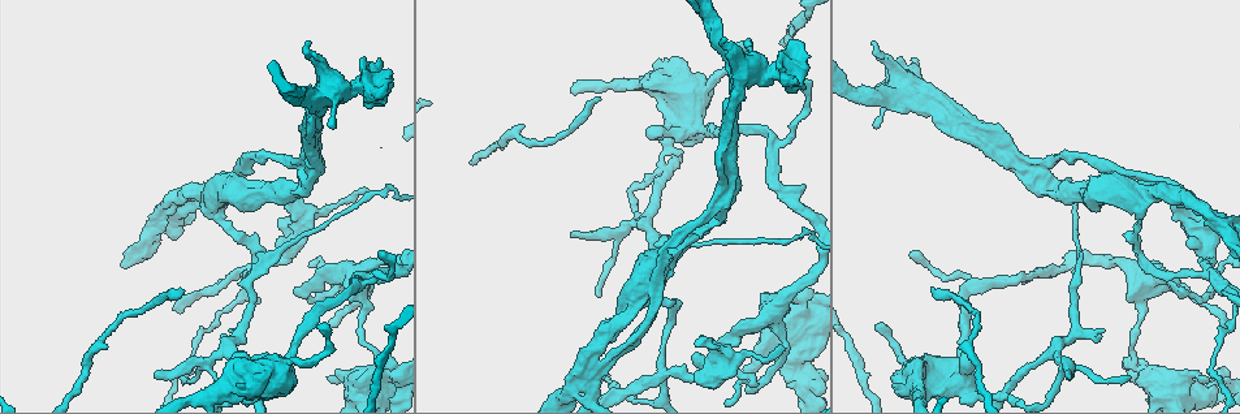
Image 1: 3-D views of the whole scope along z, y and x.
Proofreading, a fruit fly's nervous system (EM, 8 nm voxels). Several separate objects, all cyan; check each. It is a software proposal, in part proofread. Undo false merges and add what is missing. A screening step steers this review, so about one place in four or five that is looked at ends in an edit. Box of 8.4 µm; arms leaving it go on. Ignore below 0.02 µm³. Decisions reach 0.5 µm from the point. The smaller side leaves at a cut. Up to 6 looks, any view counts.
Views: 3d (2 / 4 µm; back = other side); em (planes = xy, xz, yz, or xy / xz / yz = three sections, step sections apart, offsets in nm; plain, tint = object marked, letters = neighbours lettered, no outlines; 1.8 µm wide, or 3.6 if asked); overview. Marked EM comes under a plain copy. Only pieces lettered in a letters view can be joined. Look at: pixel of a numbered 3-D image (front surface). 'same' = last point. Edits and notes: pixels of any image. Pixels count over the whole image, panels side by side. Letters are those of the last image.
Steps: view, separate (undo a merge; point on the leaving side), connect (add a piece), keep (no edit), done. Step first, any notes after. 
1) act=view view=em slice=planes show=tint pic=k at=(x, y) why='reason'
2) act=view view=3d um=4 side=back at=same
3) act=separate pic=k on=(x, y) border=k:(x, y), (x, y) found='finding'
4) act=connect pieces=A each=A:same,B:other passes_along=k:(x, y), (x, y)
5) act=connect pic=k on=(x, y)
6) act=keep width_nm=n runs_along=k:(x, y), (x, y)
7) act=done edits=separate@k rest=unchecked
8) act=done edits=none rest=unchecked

act=view view=em slice=planes show=tint pic=1 at=(879, 84) why='free end'

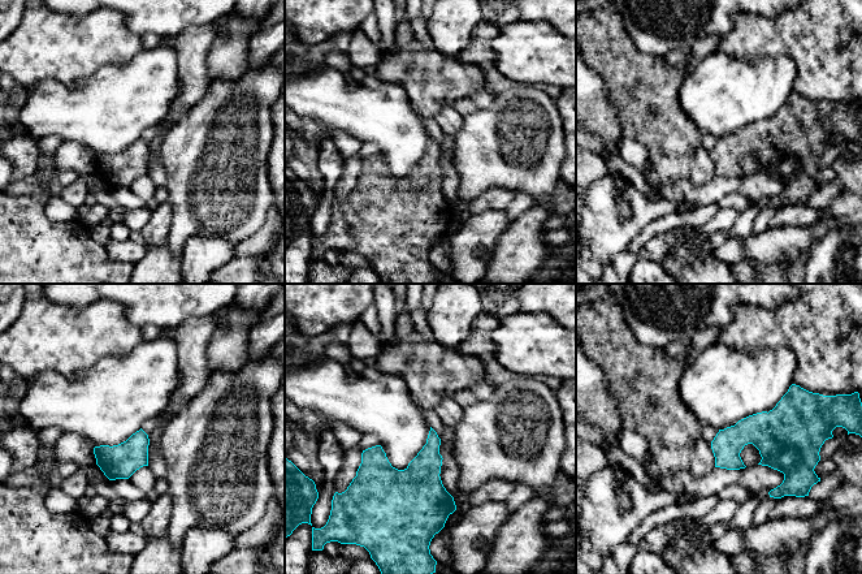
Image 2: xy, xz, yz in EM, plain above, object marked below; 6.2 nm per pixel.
act=view view=em slice=planes show=letters at=same

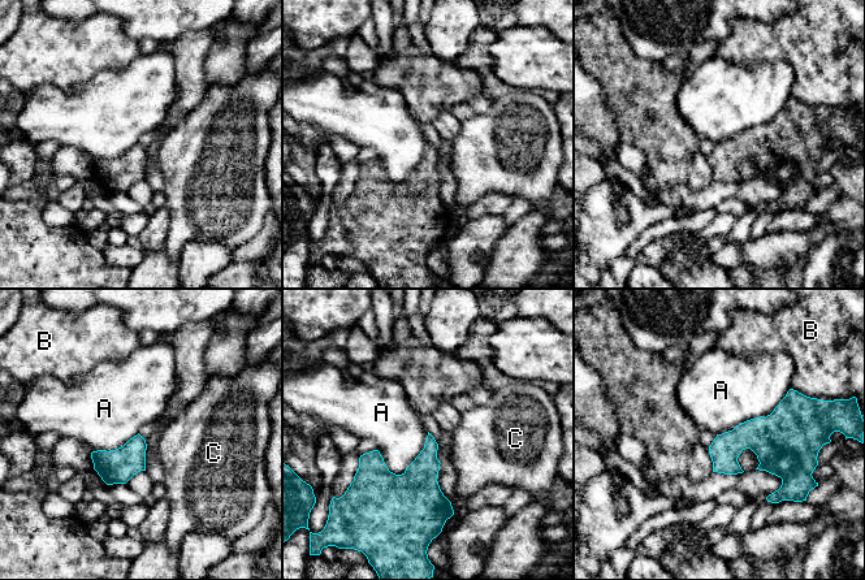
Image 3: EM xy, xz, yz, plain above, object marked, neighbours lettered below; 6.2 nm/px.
act=keep each=A:other,B:other,C:other border=3:(790, 388), (765, 416), (717, 434) found='none of them fits'

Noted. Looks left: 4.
act=view view=3d um=4 pic=1 at=(675, 306)

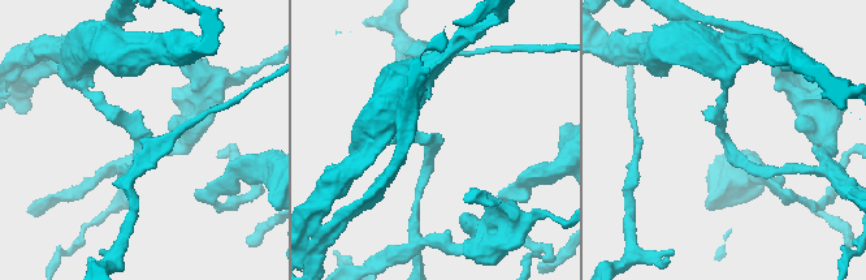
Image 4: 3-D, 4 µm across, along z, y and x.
act=view view=em slice=xz step=16 show=tint pic=4 at=(145, 136)

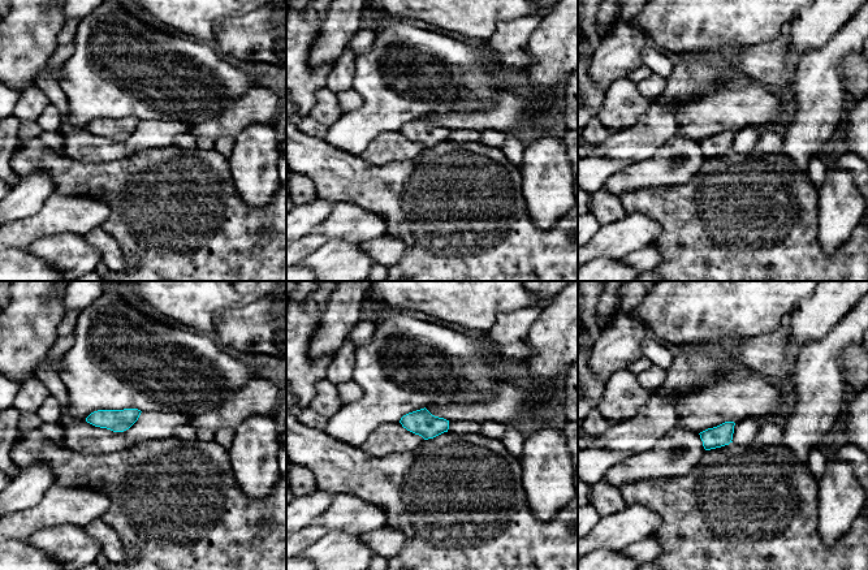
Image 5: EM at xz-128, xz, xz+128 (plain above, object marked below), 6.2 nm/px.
act=view view=em slice=planes show=letters at=same

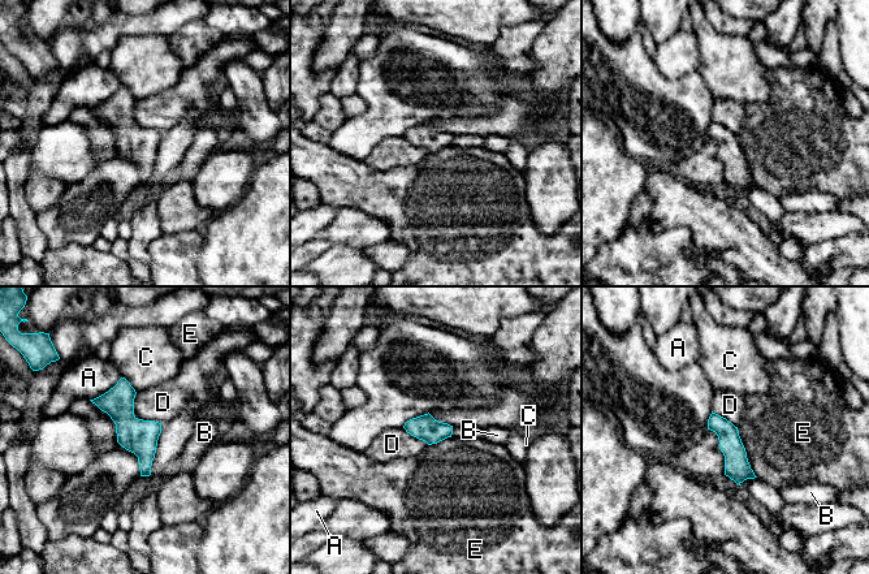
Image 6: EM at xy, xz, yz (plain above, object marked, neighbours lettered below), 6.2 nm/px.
act=keep each=A:other,B:other,C:other,D:other,E:other runs_along=6:(713, 417), (751, 475) found='continuous, no second neuron'

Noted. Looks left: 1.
act=done edits=none rest=unchecked

